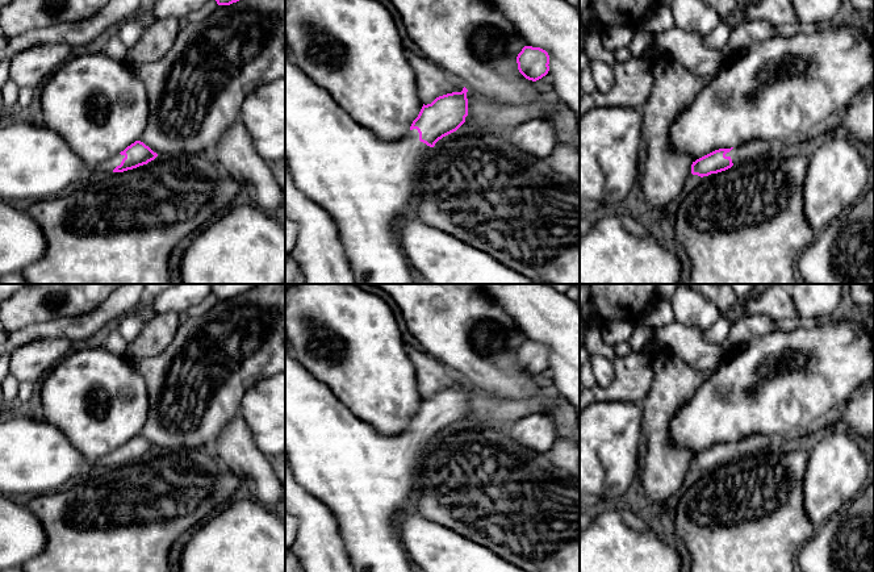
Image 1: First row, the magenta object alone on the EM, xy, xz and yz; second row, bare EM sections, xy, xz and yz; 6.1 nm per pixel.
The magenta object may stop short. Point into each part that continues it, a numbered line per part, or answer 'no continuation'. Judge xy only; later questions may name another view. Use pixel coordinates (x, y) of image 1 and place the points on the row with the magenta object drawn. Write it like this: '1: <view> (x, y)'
1: xy (36, 162)

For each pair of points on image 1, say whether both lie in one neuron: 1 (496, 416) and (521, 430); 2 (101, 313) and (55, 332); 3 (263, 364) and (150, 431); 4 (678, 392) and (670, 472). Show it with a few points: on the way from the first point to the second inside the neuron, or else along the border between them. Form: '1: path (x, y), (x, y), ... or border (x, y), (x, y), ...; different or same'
1: border (539, 413), (523, 416), (507, 428); different
2: path (90, 322), (80, 328), (67, 328); same
3: path (235, 375), (206, 404), (193, 404), (178, 420); same
4: path (660, 412), (661, 452); same

